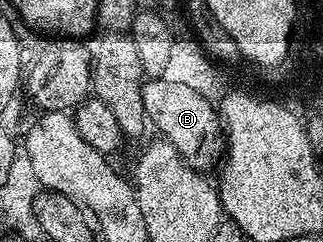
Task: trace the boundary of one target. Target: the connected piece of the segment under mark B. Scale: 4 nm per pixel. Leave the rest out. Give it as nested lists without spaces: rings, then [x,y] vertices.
[[[147,79],[142,85],[146,119],[158,127],[157,135],[166,140],[198,172],[209,173],[209,168],[217,169],[224,156],[226,138],[224,125],[217,107],[210,104],[204,95],[198,94],[183,83],[168,82],[163,79]]]

